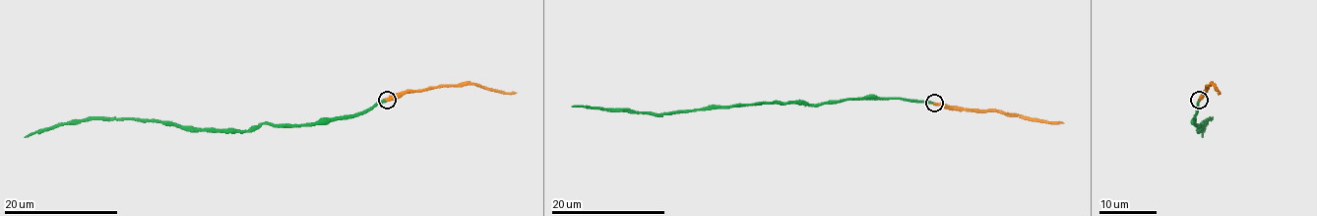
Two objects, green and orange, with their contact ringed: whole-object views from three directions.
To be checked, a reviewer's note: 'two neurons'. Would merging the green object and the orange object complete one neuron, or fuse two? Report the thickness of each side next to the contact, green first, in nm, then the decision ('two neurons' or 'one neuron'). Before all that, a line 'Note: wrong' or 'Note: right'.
Note: wrong
calibres 400 and 480 nm; one neuron

